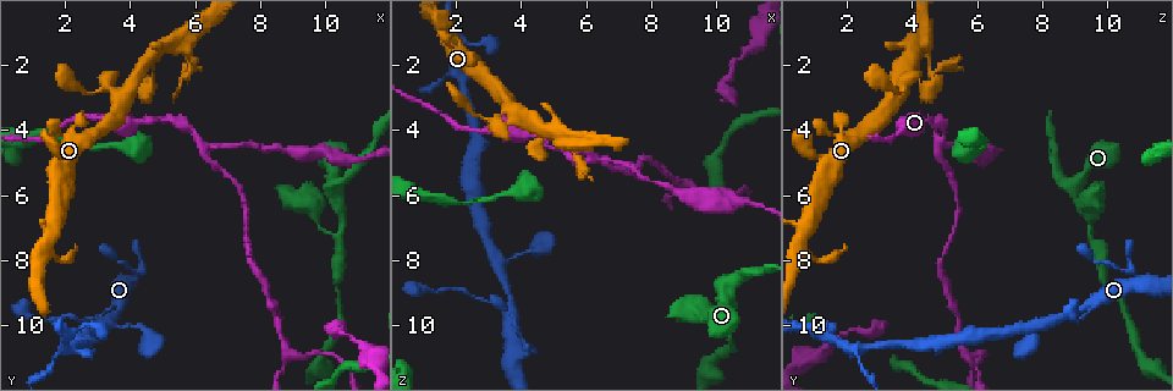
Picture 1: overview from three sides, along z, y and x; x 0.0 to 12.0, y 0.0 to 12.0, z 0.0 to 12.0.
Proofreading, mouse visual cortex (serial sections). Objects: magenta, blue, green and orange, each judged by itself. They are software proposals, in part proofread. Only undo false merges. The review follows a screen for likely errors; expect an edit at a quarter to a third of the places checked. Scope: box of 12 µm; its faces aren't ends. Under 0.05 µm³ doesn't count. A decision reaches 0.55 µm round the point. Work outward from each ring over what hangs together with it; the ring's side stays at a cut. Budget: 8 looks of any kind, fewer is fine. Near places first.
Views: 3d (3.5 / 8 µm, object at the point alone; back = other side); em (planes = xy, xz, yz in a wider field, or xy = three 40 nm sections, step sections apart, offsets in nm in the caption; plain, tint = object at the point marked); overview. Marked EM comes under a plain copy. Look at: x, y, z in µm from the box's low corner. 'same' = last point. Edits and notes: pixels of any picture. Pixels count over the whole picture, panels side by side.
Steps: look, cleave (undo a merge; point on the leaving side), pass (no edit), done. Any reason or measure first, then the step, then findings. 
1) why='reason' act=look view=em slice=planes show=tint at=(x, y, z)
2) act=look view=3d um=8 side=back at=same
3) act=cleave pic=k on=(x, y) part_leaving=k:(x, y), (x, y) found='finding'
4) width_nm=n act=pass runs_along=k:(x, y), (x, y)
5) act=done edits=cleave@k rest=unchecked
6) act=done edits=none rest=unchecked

why='abrupt turn' act=look view=3d um=3.5 at=(4.3, 8.4, 10.7)

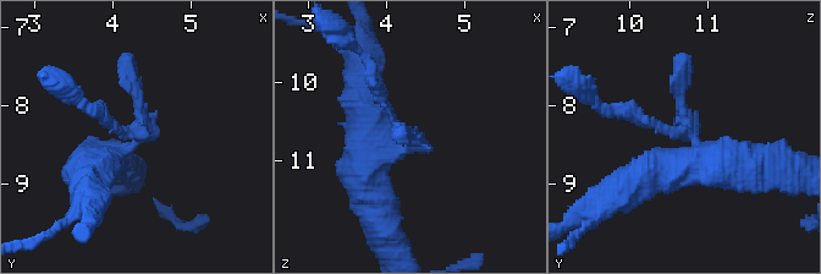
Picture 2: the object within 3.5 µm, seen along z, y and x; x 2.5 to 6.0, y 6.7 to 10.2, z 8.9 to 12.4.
why='now the EM' act=look view=em slice=planes show=tint at=(4.35, 8.40, 10.80)

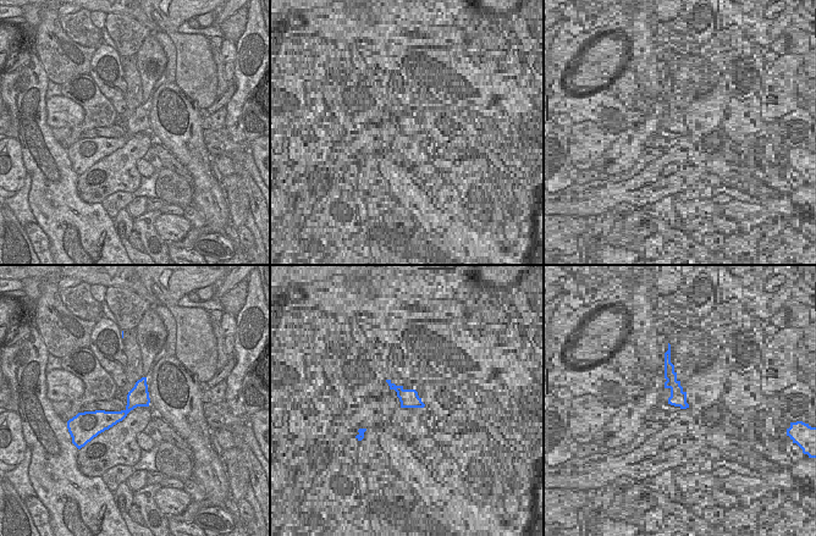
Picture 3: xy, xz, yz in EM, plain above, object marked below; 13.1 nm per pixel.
act=cleave pic=2 on=(139, 100) border=3:(136, 405), (126, 408) found='a second cell is stuck on'

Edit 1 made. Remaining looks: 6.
why='thick turns thin' act=look view=em slice=xy step=1 show=tint at=(3.2, 9.5, 9.5)

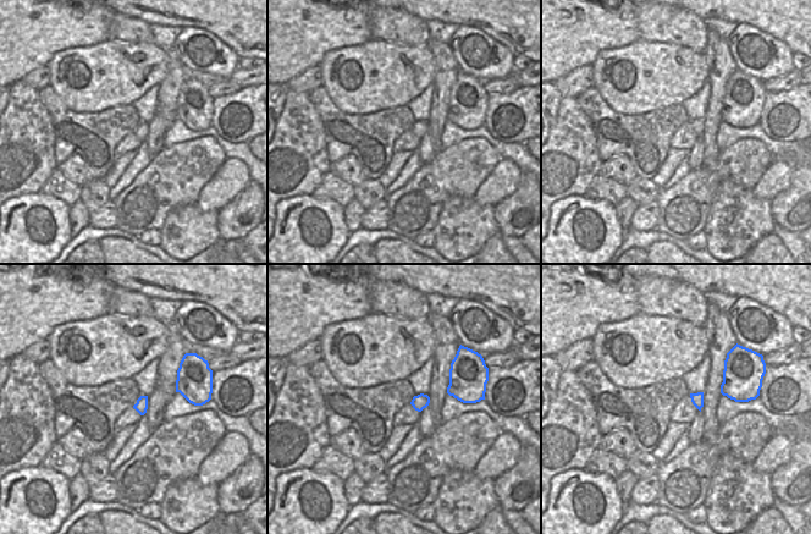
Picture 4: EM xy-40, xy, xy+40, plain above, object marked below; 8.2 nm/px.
act=look view=3d um=3.5 at=same

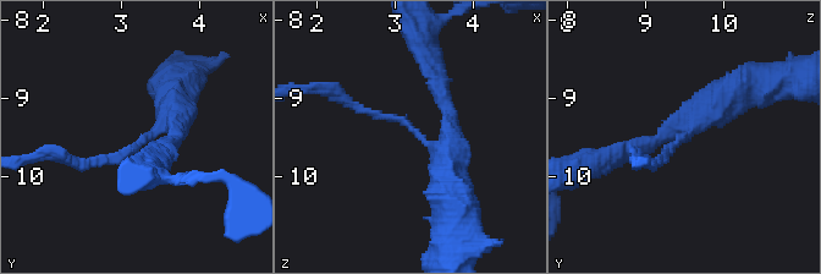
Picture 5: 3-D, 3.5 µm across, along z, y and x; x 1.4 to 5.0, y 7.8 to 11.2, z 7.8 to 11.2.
arm_widths_nm=100,450 act=pass runs_along=5:(447, 177), (451, 149), (350, 102) found='one cell here'

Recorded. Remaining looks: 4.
why='two arms in line, one across' act=look view=3d um=3.5 at=(10.5, 7.2, 9.4)

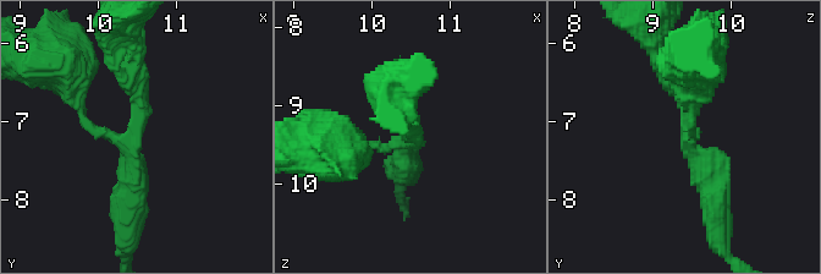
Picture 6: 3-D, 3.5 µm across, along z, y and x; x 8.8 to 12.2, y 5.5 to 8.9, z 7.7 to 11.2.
why='now the EM' act=look view=em slice=xy step=1 show=tint at=(10.40, 7.15, 9.45)

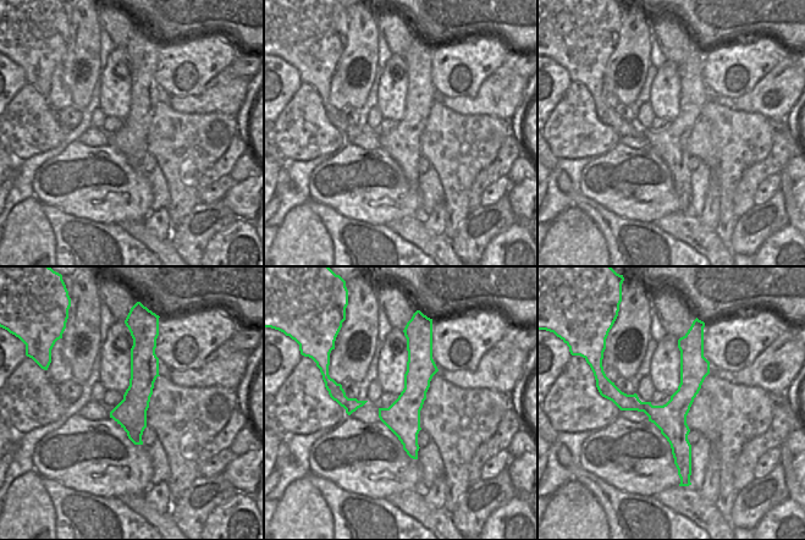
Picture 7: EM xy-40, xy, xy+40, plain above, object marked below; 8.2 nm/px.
arm_widths_nm=150,250,400 act=pass runs_along=7:(683, 340), (681, 467) found='continuous, no second cell'

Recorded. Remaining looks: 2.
act=done edits=cleave@2 rest=unchecked

